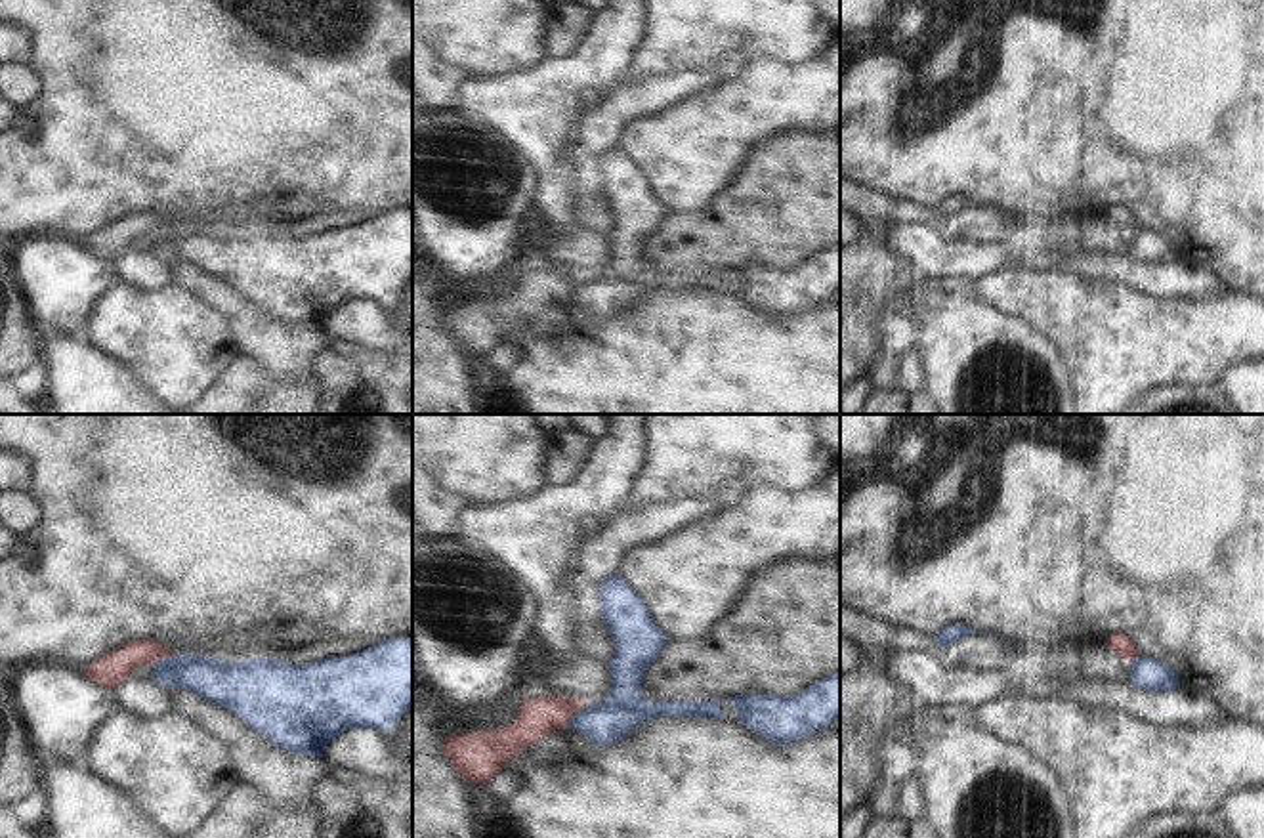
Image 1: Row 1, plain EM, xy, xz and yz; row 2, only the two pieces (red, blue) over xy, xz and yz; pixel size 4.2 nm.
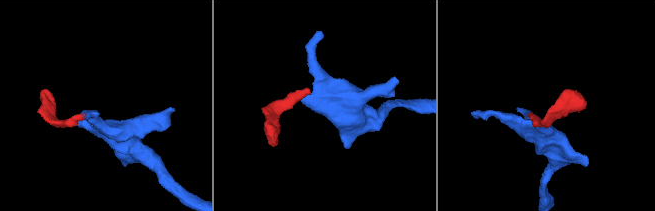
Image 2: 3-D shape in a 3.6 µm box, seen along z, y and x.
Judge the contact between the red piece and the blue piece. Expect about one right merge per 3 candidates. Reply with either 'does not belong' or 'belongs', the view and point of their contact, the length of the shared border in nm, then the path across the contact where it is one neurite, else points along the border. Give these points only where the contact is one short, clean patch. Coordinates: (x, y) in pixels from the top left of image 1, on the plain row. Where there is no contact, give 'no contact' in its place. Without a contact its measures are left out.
does not belong; contact xz (573, 285); length 140 nm; border xz (587, 277), (564, 298)

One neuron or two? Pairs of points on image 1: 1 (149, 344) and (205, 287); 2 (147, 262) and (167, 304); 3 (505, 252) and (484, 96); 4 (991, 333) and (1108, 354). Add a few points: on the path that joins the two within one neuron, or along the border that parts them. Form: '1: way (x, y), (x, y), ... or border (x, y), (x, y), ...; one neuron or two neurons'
1: border (172, 281), (212, 306), (230, 325); two neurons
2: border (117, 279), (140, 289), (163, 289), (172, 283); two neurons
3: border (461, 107), (526, 159); two neurons
4: border (1018, 317), (1054, 344), (1070, 373), (1072, 386); two neurons

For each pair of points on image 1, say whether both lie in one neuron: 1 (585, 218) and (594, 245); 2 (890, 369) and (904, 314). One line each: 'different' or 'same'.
1: different
2: same

